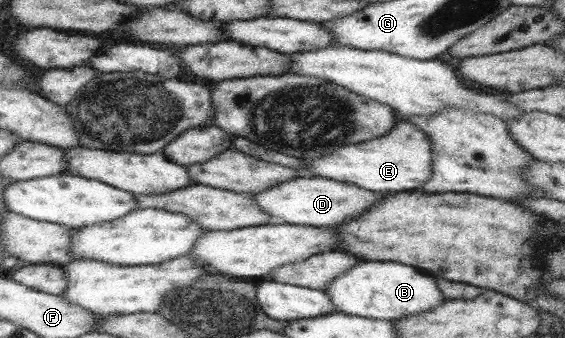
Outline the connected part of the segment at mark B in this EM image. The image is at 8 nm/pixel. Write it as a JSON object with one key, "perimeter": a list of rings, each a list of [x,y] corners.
{"perimeter":[[[361,261],[336,276],[327,286],[325,294],[335,306],[335,312],[375,320],[395,321],[435,308],[445,300],[436,279],[406,264],[395,262]]]}

